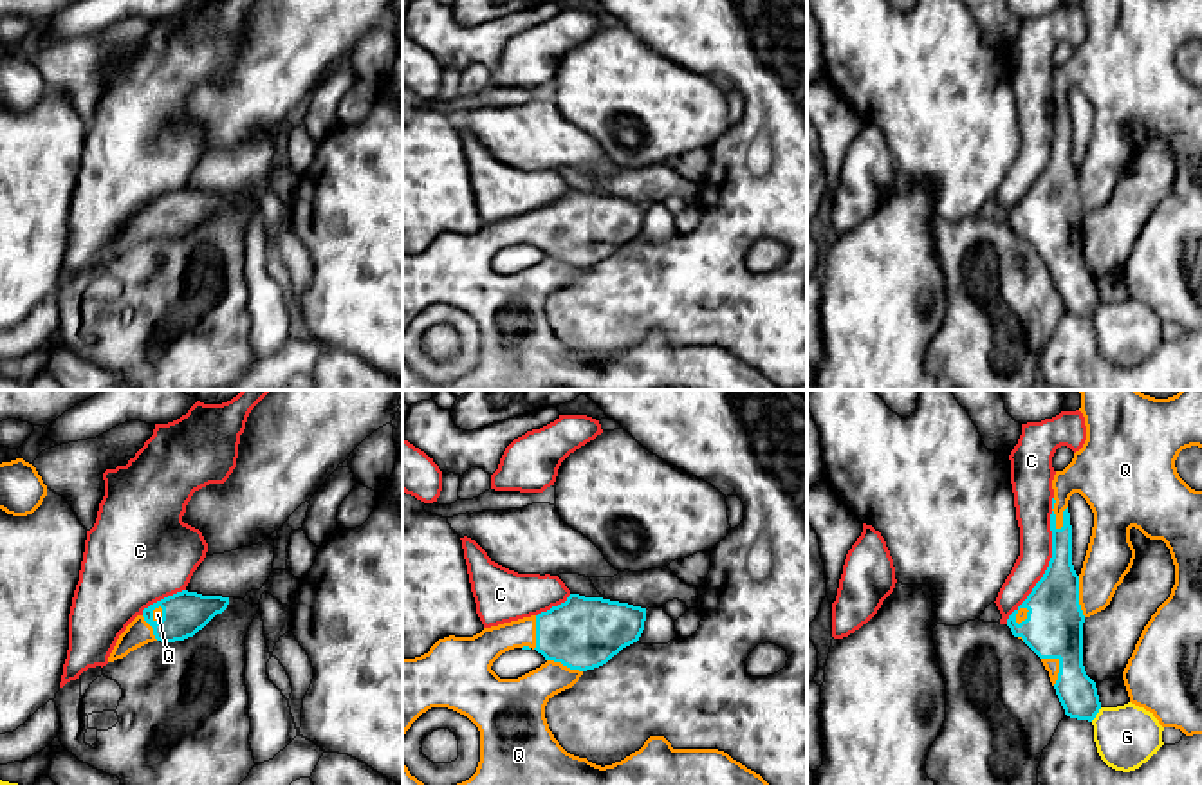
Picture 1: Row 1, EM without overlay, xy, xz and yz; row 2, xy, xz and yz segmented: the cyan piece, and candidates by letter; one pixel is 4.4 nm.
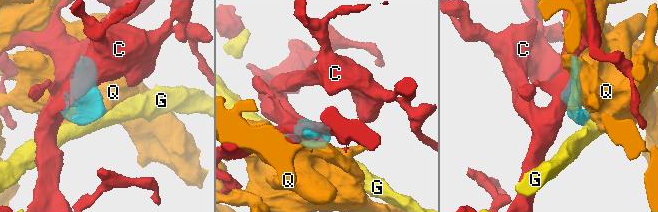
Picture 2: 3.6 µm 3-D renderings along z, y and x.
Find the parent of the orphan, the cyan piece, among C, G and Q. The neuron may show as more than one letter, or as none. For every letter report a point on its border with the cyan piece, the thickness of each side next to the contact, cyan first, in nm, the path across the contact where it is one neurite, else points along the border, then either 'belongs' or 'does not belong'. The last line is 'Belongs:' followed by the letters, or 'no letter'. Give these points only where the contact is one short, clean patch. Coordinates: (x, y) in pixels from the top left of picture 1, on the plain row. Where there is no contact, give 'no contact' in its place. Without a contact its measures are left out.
C: yz (1047, 163) | 260/160 nm | does not belong
G: yz (1096, 309) | 170/280 nm | along yz (1101, 304), (1091, 316) | does not belong
Q: yz (1054, 110) | 120/220 nm | belongs
Belongs: Q

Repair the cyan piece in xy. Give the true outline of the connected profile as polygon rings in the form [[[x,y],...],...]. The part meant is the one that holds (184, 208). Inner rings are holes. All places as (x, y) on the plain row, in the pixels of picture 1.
[[[177,188],[168,191],[137,211],[119,231],[108,258],[126,253],[130,247],[153,238],[175,238],[193,233],[217,209],[229,200],[229,193],[202,191],[197,188]]]

